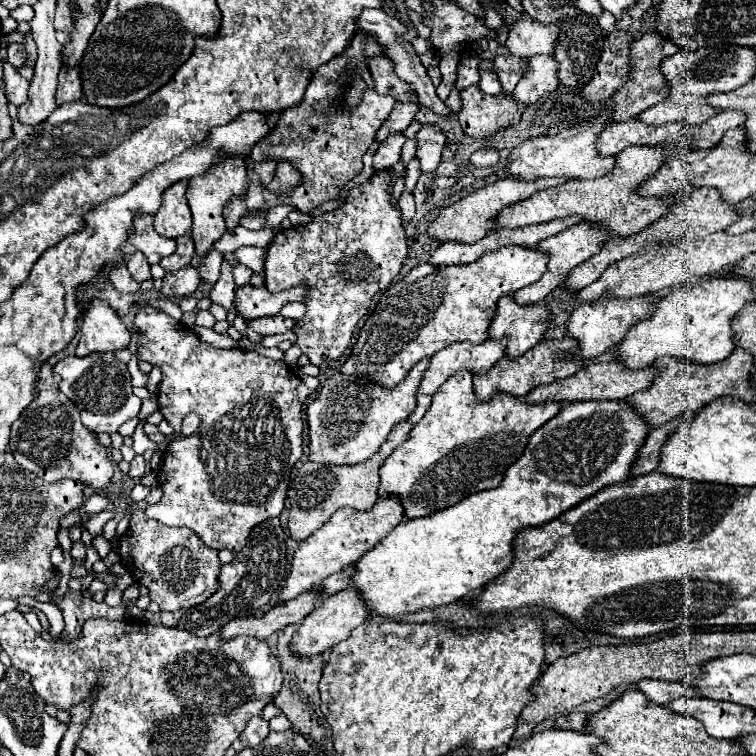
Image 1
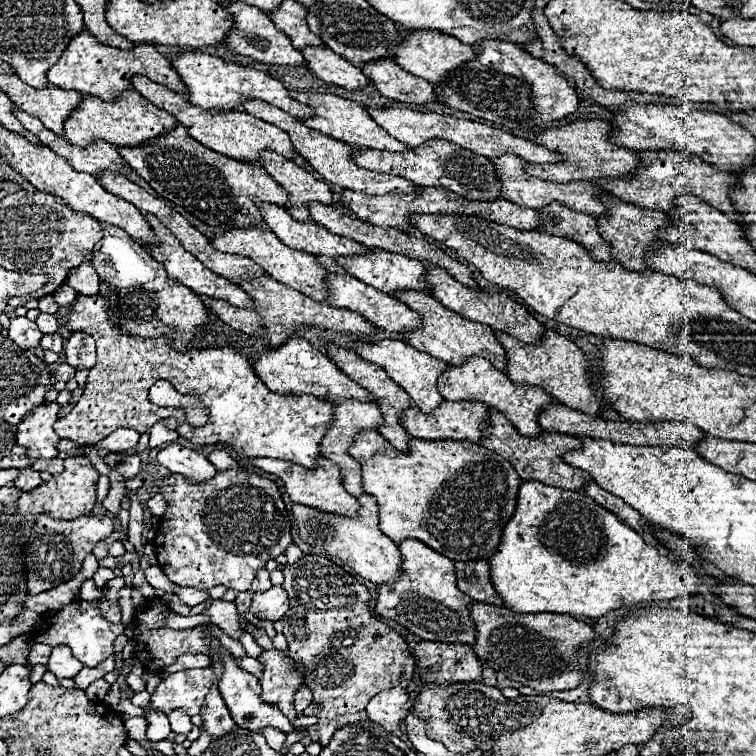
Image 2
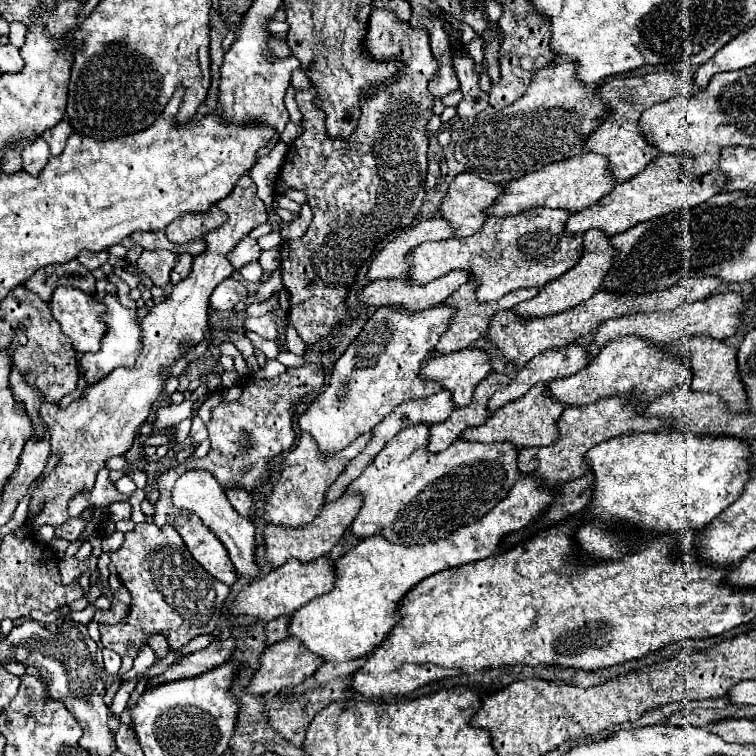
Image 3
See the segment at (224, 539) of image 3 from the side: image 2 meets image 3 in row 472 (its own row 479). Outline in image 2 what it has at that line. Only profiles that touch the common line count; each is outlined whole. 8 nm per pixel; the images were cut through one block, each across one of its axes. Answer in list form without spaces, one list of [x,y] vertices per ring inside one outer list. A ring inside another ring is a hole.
[[[170,444],[166,448],[162,448],[158,452],[158,462],[168,468],[174,474],[184,476],[184,480],[188,484],[202,484],[208,482],[210,478],[214,478],[214,474],[218,472],[208,458],[204,458],[202,454],[198,454],[196,450],[184,448],[180,444]]]

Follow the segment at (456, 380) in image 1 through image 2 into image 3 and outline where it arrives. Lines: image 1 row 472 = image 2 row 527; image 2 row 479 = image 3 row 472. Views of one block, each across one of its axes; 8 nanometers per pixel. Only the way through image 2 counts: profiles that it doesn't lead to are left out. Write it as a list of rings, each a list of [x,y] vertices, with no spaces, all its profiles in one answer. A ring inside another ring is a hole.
[[[424,424],[404,428],[384,446],[384,450],[374,458],[374,462],[368,468],[364,468],[364,472],[346,488],[362,496],[362,508],[352,522],[352,534],[356,538],[380,534],[388,542],[396,542],[402,546],[422,546],[426,542],[446,540],[462,526],[468,526],[486,516],[500,500],[504,500],[504,496],[508,496],[510,488],[520,478],[516,466],[518,450],[514,444],[480,444],[456,440],[448,450],[430,454],[426,452],[426,438],[428,426]]]

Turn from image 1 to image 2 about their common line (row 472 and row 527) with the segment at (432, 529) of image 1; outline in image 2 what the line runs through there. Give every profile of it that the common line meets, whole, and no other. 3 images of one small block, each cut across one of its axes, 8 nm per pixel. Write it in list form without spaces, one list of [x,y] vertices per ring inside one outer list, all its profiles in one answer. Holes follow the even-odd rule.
[[[524,480],[520,484],[512,522],[508,522],[502,542],[488,566],[492,586],[504,600],[504,606],[524,614],[558,612],[578,618],[600,618],[610,610],[630,608],[644,600],[674,600],[682,594],[696,592],[700,586],[694,568],[676,566],[662,556],[658,548],[648,546],[636,530],[620,522],[616,514],[592,502],[592,498],[574,490],[546,486],[536,480]]]

